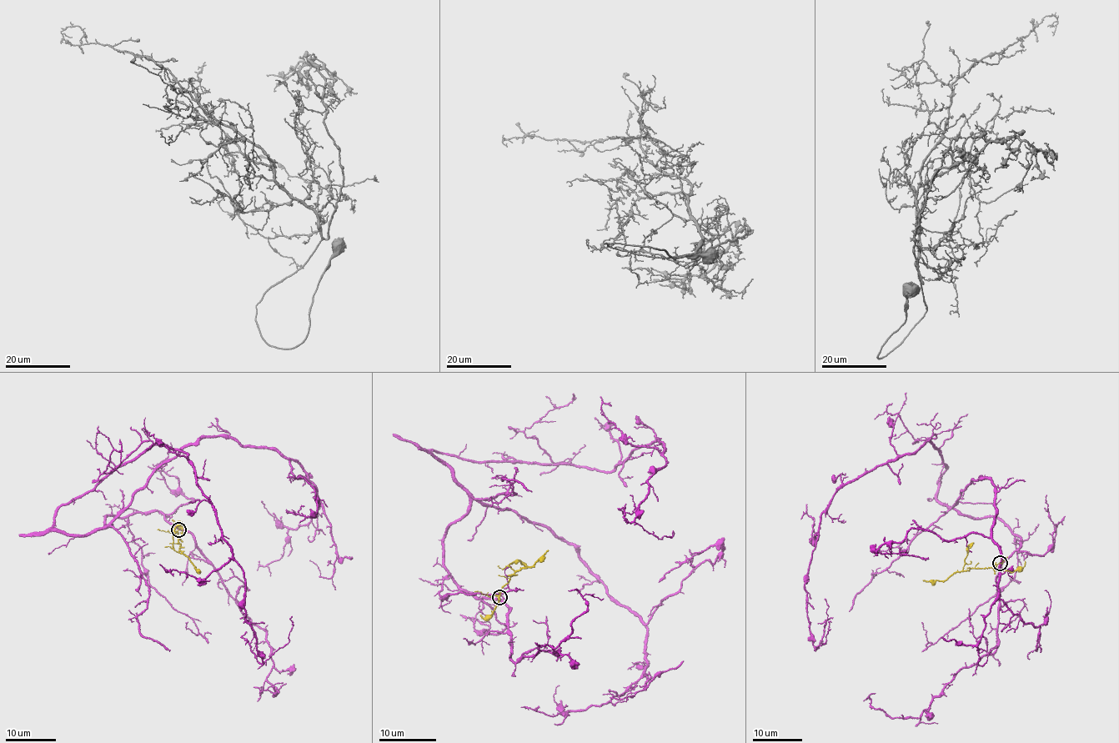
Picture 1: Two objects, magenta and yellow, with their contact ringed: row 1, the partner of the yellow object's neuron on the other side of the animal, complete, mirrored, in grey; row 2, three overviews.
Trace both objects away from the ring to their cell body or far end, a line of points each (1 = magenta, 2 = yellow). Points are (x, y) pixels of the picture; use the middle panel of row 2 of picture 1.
1: (499, 598), (444, 565), (469, 492), (430, 451), (608, 473), (658, 439), (631, 522), (629, 494)
2: (499, 597), (509, 577), (532, 565), (548, 549)

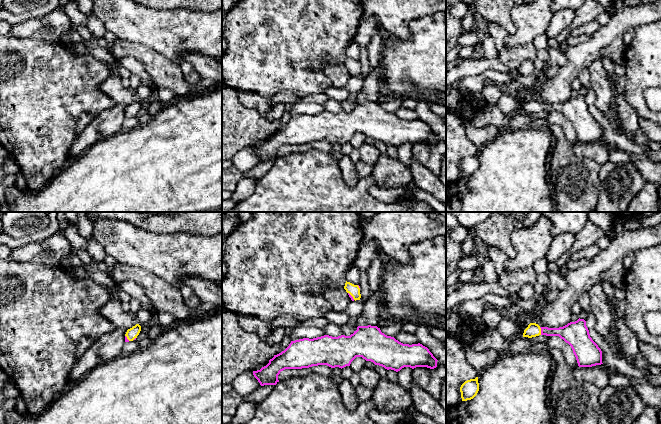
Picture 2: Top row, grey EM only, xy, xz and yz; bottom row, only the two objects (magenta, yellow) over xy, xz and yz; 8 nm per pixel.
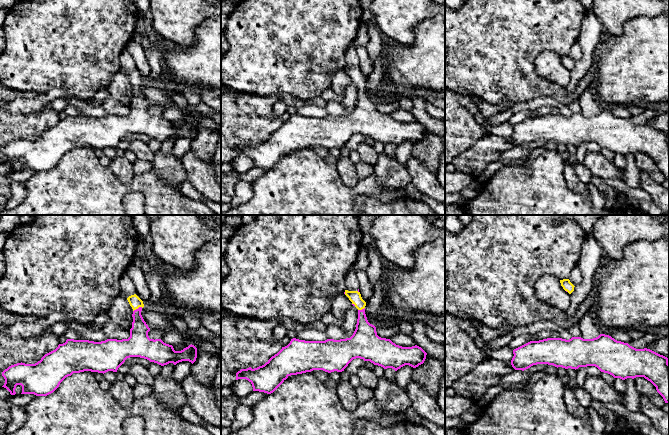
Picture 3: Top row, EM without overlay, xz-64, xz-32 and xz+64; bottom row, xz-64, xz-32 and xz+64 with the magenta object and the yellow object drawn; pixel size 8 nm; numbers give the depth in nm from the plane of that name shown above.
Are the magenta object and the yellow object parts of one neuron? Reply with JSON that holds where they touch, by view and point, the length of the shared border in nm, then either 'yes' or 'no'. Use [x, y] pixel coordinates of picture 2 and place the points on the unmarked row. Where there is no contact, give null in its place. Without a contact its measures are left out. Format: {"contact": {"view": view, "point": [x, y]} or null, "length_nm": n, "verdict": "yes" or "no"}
{"contact": {"view": "yz", "point": [541, 107]}, "length_nm": 70, "verdict": "no"}

